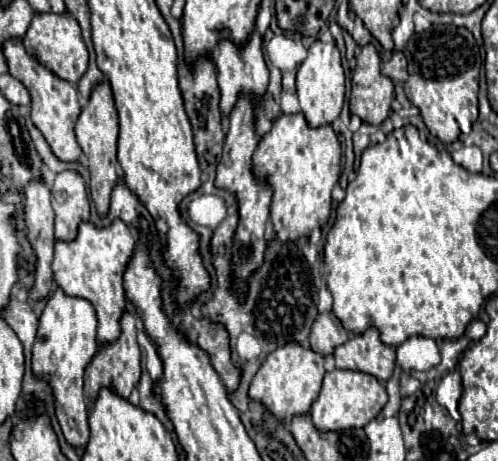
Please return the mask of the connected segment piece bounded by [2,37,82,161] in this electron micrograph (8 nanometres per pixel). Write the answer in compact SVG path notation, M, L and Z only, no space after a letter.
M12 37L12 39L4 41L2 53L4 53L6 63L8 63L8 73L12 77L16 77L18 81L22 81L26 85L26 89L30 91L30 97L32 97L32 121L42 131L42 135L46 137L46 141L52 147L54 155L58 159L62 159L62 161L78 161L80 155L82 155L82 149L80 149L80 145L76 141L74 125L76 125L76 119L78 119L82 107L80 107L80 101L78 101L76 85L56 77L38 59L34 59L24 49L24 43L22 43L20 37Z

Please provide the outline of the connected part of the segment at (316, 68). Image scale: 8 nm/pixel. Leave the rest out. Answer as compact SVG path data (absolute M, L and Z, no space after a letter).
M316 41L308 49L308 57L302 61L296 73L296 93L300 101L300 109L312 127L330 125L334 119L338 119L342 103L344 103L344 69L340 61L340 51L334 41L322 43Z

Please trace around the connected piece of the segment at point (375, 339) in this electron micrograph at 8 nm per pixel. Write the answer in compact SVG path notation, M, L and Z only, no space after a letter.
M370 327L362 335L352 337L334 351L338 369L362 371L378 381L388 381L396 365L396 351L380 341L378 331Z

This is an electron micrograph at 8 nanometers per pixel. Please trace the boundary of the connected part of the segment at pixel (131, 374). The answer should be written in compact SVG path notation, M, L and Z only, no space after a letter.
M124 311L120 319L120 337L114 343L100 345L92 361L84 371L84 393L88 399L94 399L100 387L112 387L120 397L128 397L130 391L138 385L140 379L140 347L136 343L136 325L134 313Z

